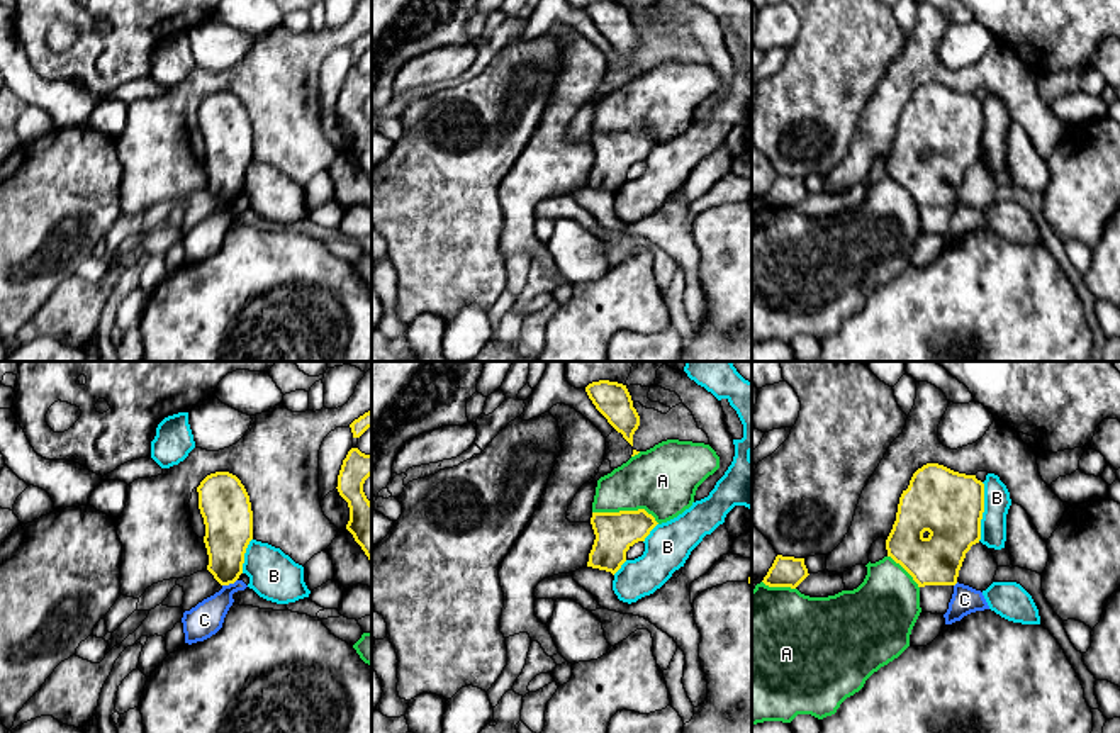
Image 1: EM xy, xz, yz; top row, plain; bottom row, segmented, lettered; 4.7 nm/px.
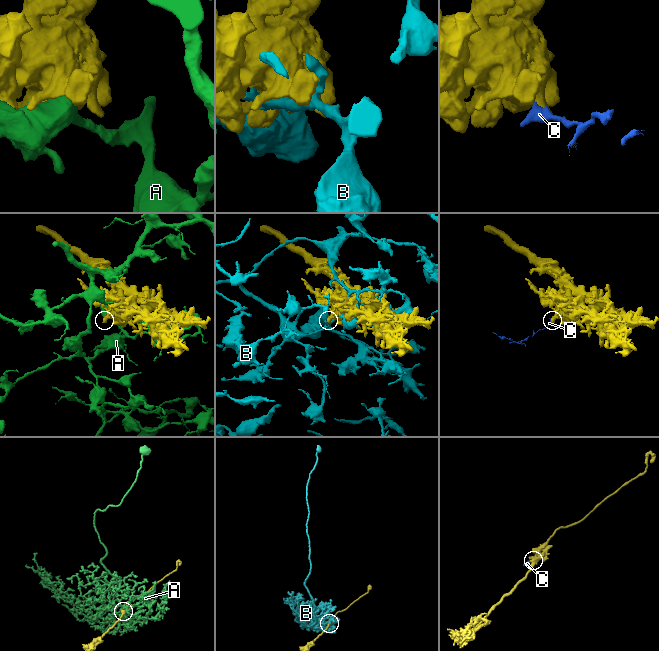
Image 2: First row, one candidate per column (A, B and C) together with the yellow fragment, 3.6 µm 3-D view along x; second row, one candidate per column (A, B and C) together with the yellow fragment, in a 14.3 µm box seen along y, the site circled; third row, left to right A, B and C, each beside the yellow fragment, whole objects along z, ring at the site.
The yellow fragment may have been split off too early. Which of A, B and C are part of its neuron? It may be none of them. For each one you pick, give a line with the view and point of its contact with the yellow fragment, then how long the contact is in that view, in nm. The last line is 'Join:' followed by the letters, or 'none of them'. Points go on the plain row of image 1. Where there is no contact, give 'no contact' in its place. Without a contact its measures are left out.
Join: none of them

